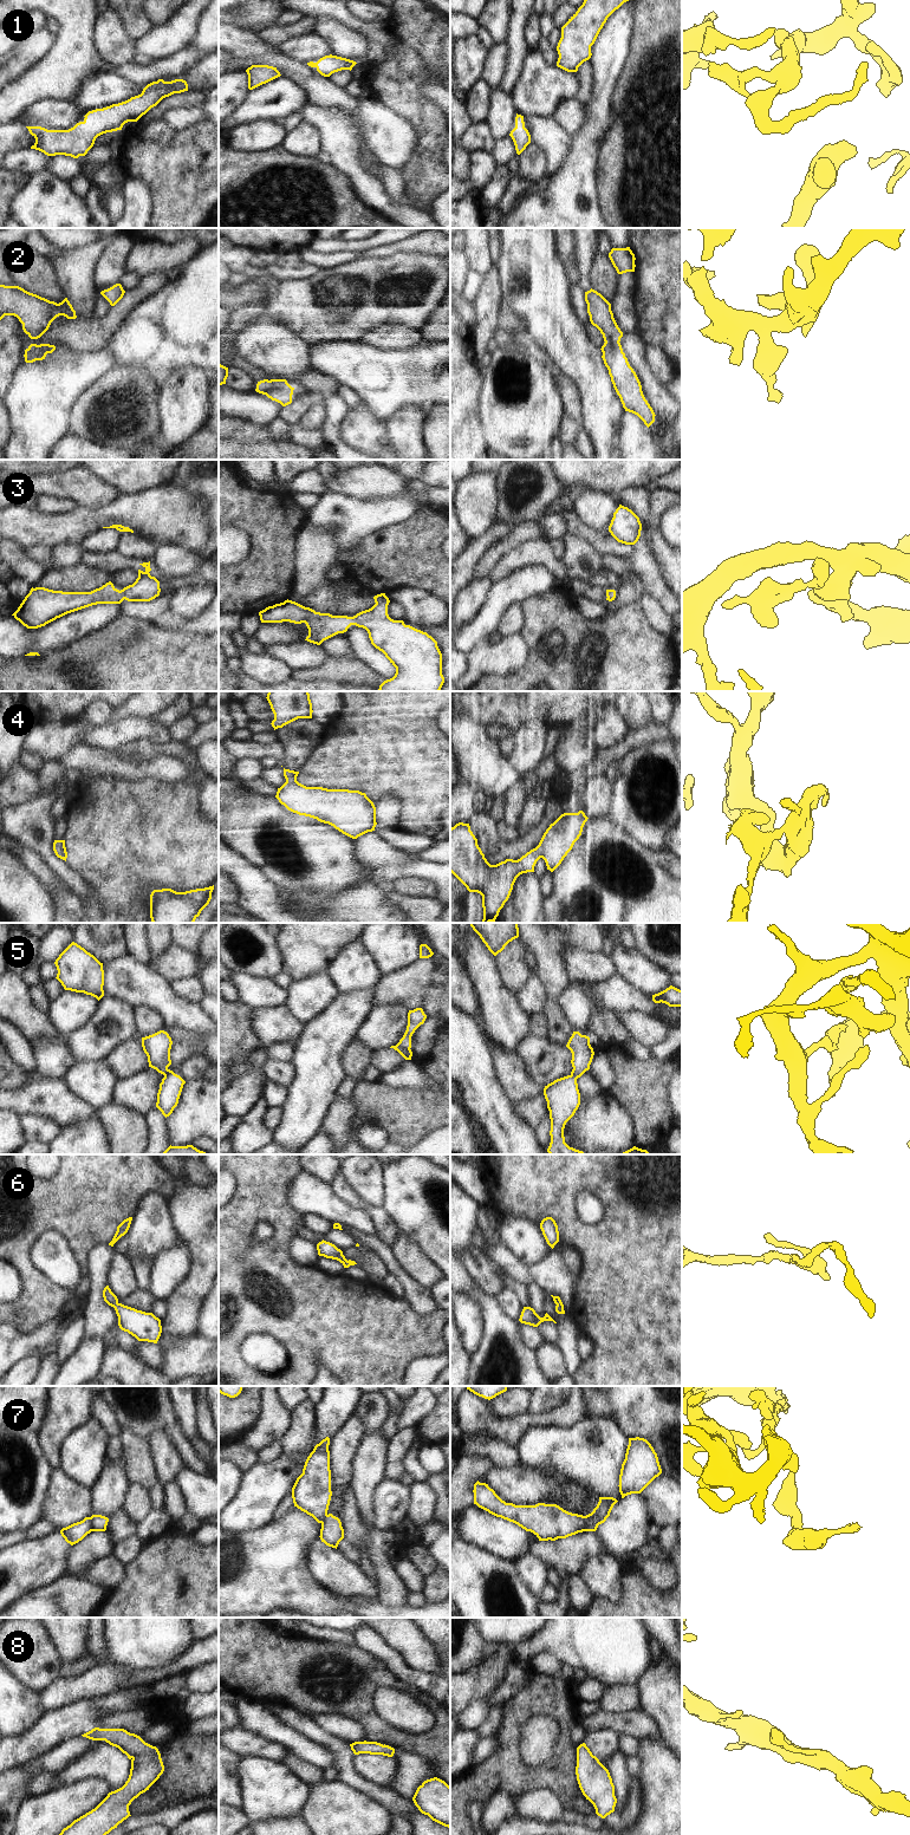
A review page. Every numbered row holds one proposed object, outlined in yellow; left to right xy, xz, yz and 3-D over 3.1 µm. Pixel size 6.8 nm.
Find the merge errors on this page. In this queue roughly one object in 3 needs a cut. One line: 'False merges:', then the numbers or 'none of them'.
False merges: 5, 7.

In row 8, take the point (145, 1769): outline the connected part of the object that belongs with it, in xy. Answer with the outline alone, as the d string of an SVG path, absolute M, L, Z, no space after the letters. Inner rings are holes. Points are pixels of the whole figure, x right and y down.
M95 1727L82 1736L118 1748L131 1761L130 1775L122 1788L109 1792L95 1809L74 1820L59 1835L106 1835L131 1816L129 1805L160 1778L164 1765L156 1746L124 1729Z

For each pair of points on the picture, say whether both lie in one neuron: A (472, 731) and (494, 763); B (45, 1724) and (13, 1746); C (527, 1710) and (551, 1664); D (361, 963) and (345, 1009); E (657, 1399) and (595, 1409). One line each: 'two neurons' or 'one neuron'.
A: one neuron
B: one neuron
C: two neurons
D: two neurons
E: one neuron

